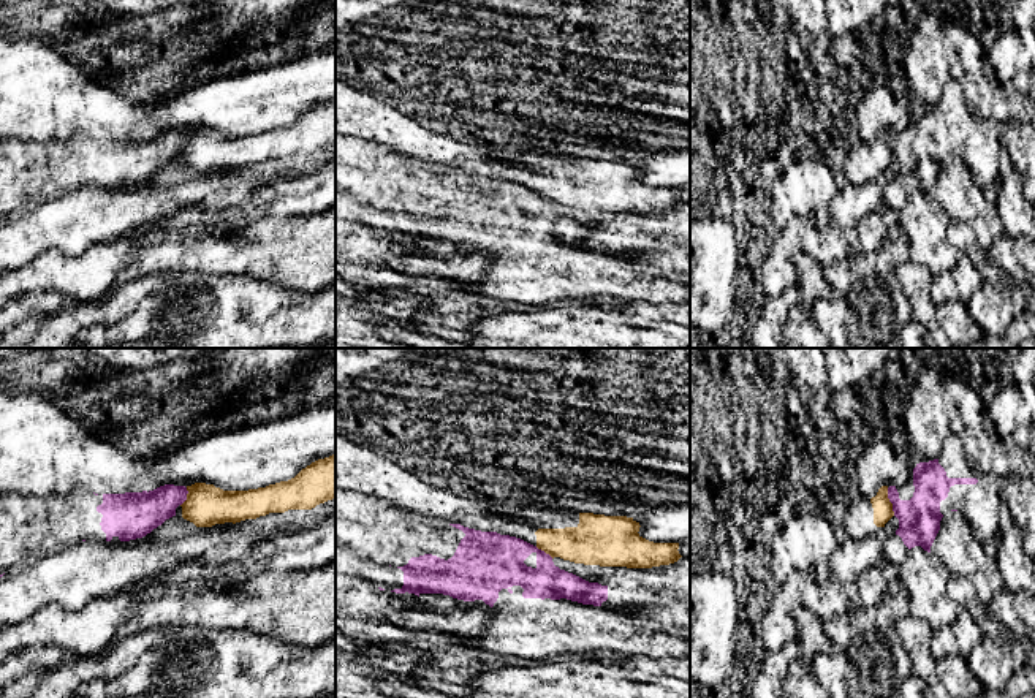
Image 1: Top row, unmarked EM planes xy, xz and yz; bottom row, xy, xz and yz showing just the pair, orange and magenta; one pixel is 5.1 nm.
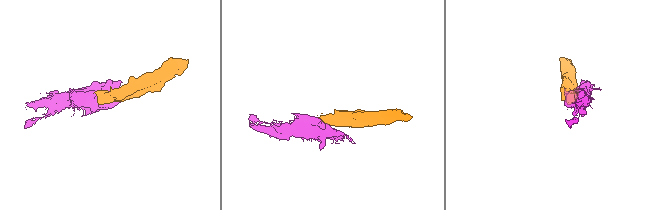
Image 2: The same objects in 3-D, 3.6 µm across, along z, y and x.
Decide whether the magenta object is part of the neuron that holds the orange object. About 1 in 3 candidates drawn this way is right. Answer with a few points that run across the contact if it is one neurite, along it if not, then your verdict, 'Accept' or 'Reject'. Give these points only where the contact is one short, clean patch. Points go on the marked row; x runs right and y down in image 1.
Line: yz (887, 488), (887, 497), (894, 515). Reject

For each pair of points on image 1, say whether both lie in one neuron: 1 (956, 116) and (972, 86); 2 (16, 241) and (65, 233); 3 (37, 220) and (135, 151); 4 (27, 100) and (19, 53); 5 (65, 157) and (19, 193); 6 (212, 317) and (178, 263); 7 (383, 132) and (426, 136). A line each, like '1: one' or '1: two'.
1: two
2: one
3: two
4: one
5: one
6: two
7: one

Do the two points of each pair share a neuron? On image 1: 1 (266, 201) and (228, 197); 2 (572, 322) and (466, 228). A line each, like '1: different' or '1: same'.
1: different
2: different

